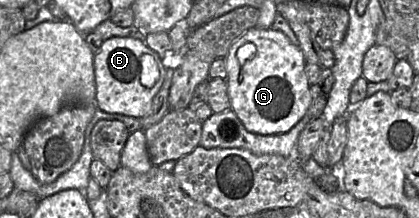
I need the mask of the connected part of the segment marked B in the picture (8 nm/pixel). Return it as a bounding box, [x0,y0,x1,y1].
[93,37,165,119]

